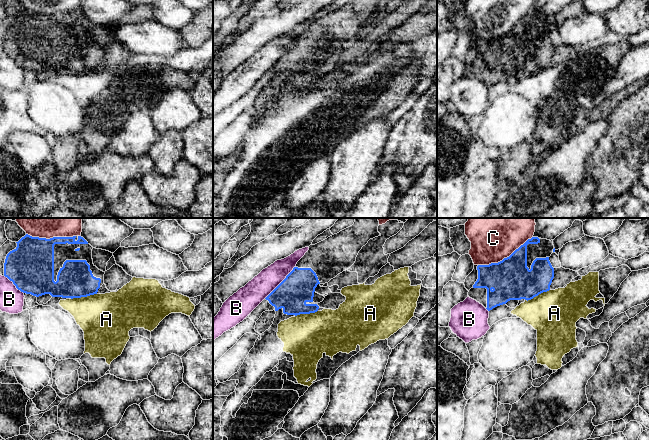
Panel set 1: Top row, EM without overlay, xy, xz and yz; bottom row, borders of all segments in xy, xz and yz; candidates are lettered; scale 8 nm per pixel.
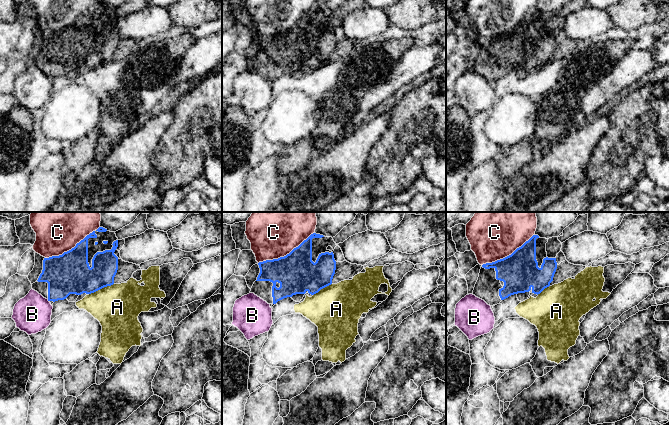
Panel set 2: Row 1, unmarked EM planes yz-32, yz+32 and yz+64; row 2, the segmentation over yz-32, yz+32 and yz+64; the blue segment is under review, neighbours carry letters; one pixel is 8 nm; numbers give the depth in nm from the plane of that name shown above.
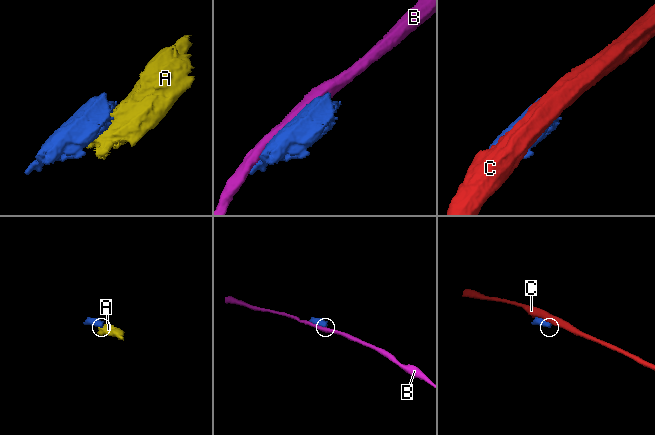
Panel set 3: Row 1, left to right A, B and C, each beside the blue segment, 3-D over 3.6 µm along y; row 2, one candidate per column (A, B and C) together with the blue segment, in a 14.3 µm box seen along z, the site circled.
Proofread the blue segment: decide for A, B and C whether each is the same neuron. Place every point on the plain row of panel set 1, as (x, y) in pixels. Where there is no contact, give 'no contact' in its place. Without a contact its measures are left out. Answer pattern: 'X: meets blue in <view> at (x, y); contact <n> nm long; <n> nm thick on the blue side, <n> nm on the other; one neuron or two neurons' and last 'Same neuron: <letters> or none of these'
A: meets blue in xy at (83, 72); contact 220 nm long; 280 nm thick on the blue side, 400 nm on the other; two neurons
B: meets blue in xz at (281, 58); contact 360 nm long; 260 nm thick on the blue side, 190 nm on the other; two neurons
C: meets blue in yz at (505, 34); contact 500 nm long; 320 nm thick on the blue side, 320 nm on the other; two neurons
Same neuron: none of these

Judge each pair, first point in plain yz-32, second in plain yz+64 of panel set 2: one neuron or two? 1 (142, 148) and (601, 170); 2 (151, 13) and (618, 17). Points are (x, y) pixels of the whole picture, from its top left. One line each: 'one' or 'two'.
1: two
2: two

